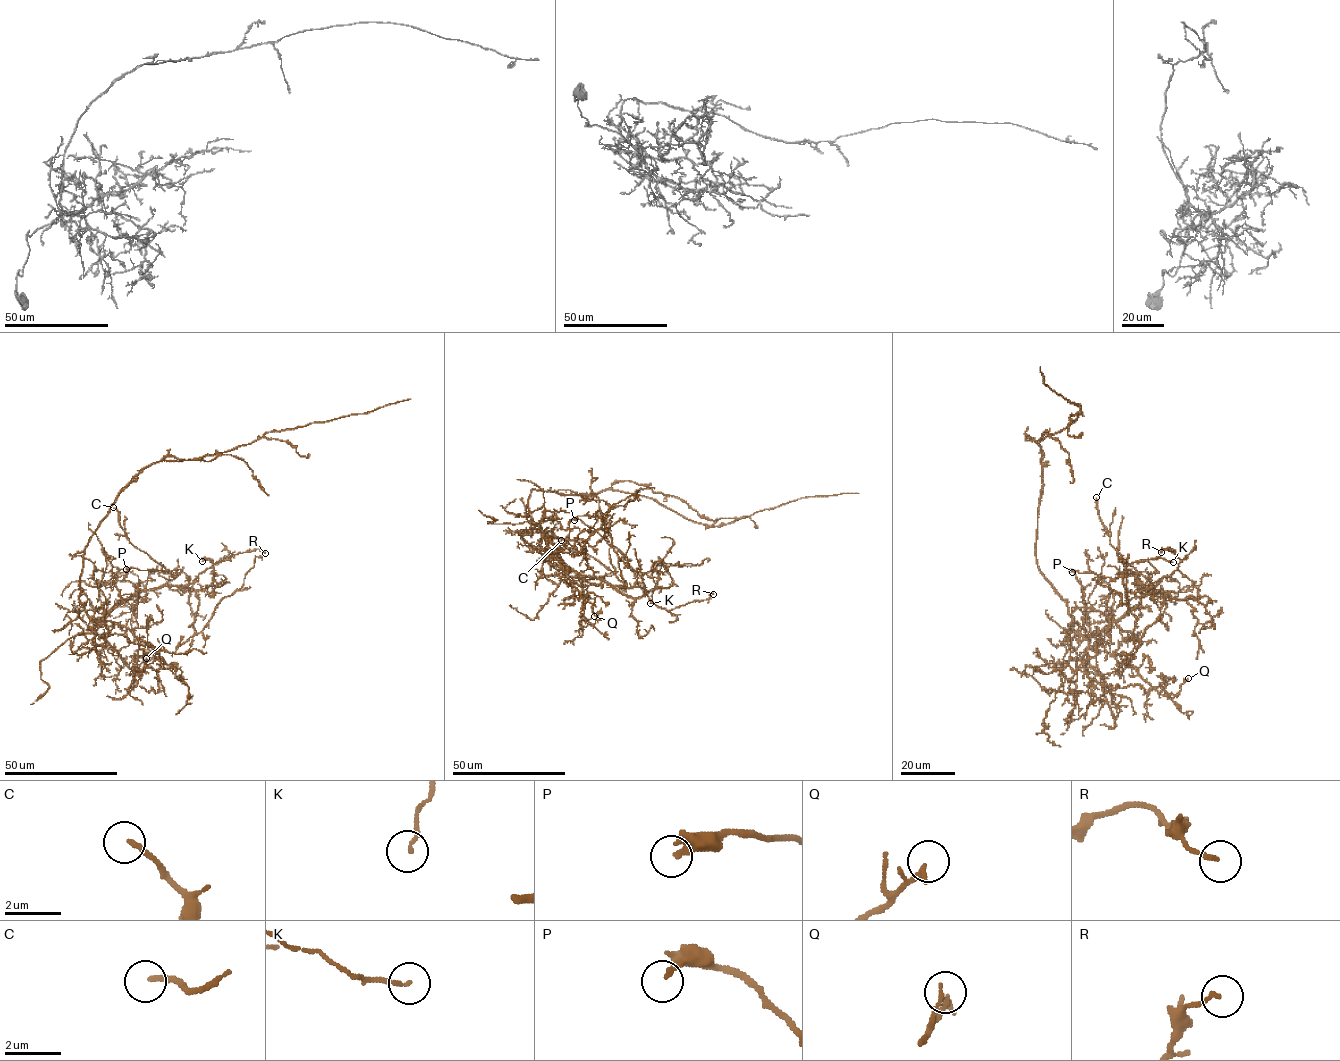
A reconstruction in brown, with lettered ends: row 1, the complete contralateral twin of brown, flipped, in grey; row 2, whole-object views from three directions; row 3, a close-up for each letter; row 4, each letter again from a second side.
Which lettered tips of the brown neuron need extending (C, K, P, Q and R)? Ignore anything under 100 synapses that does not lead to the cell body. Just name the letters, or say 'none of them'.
none of them

